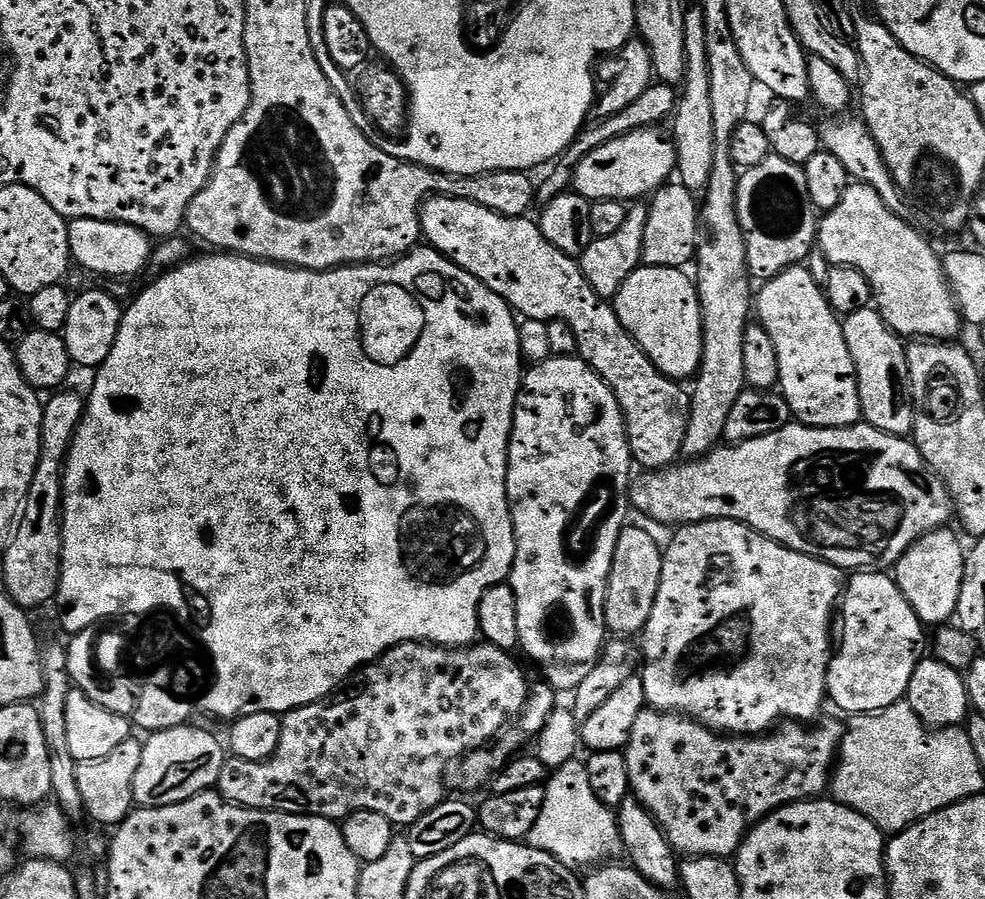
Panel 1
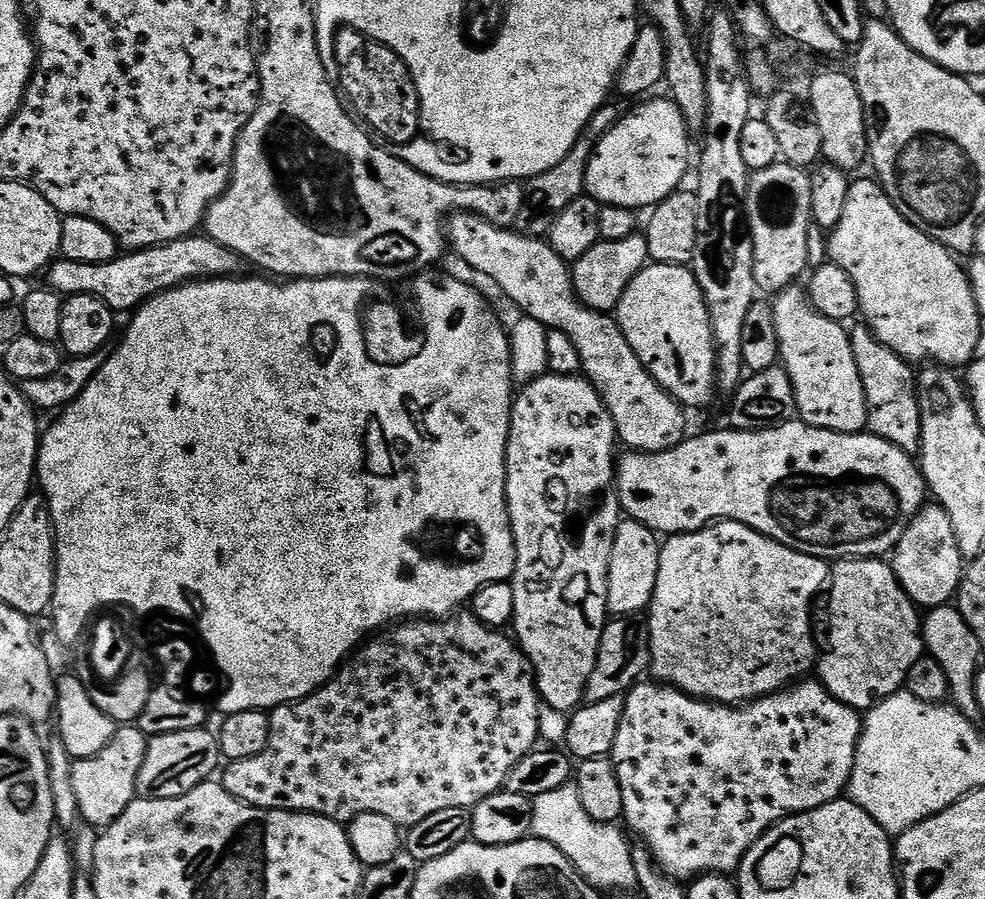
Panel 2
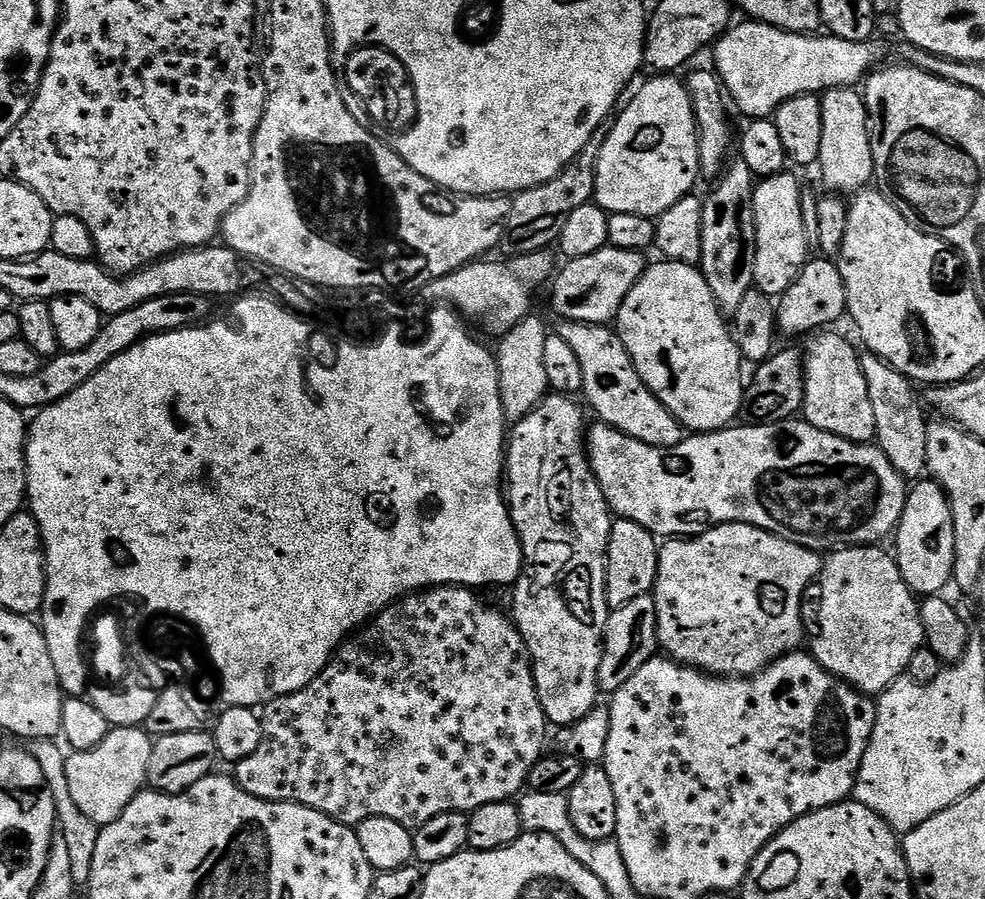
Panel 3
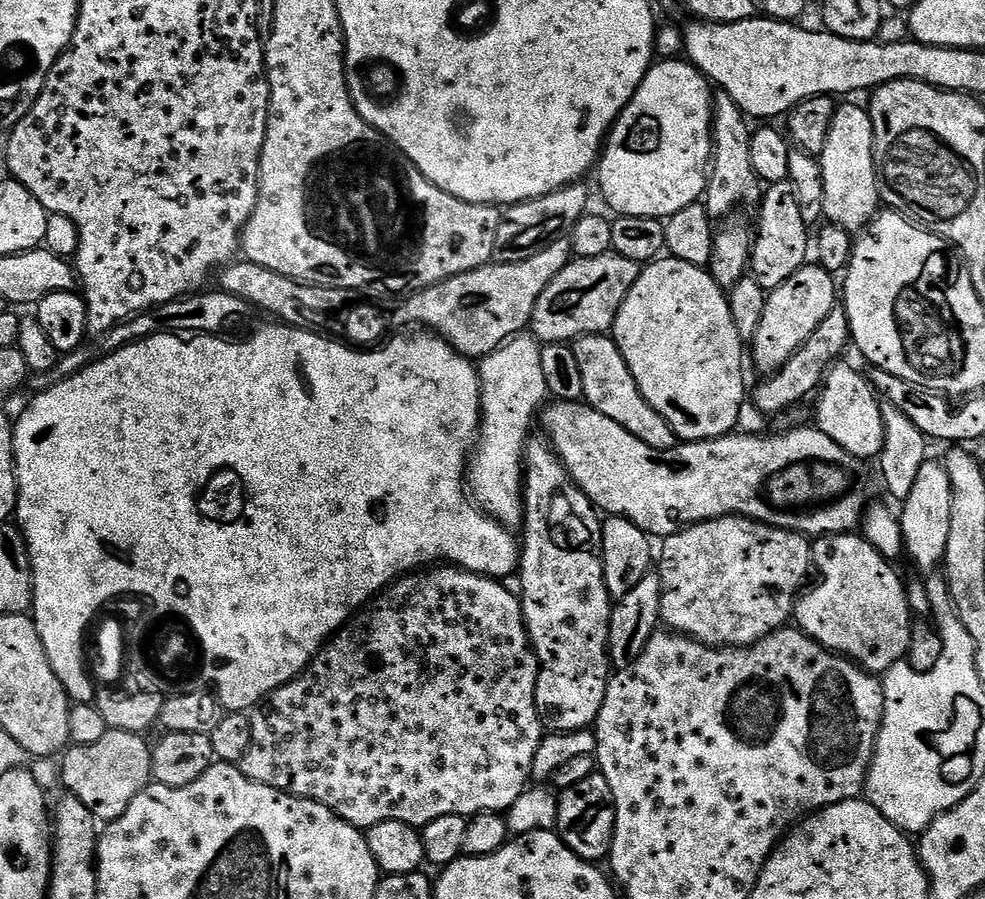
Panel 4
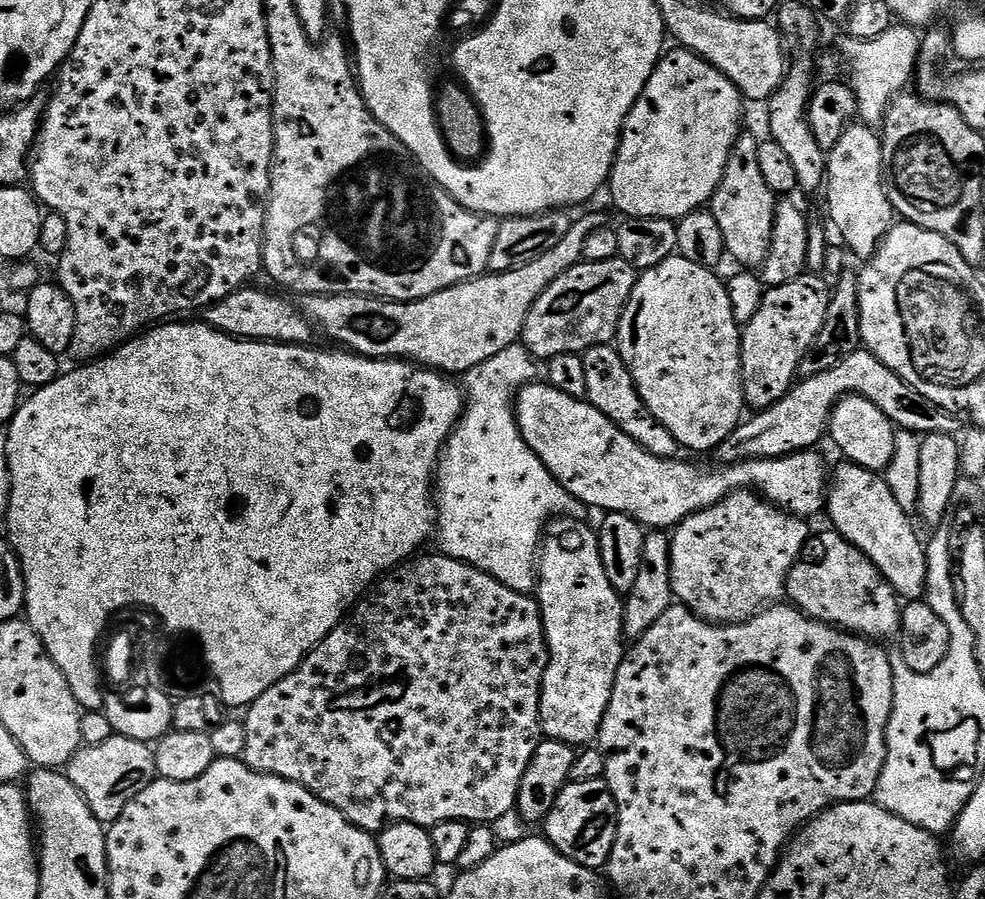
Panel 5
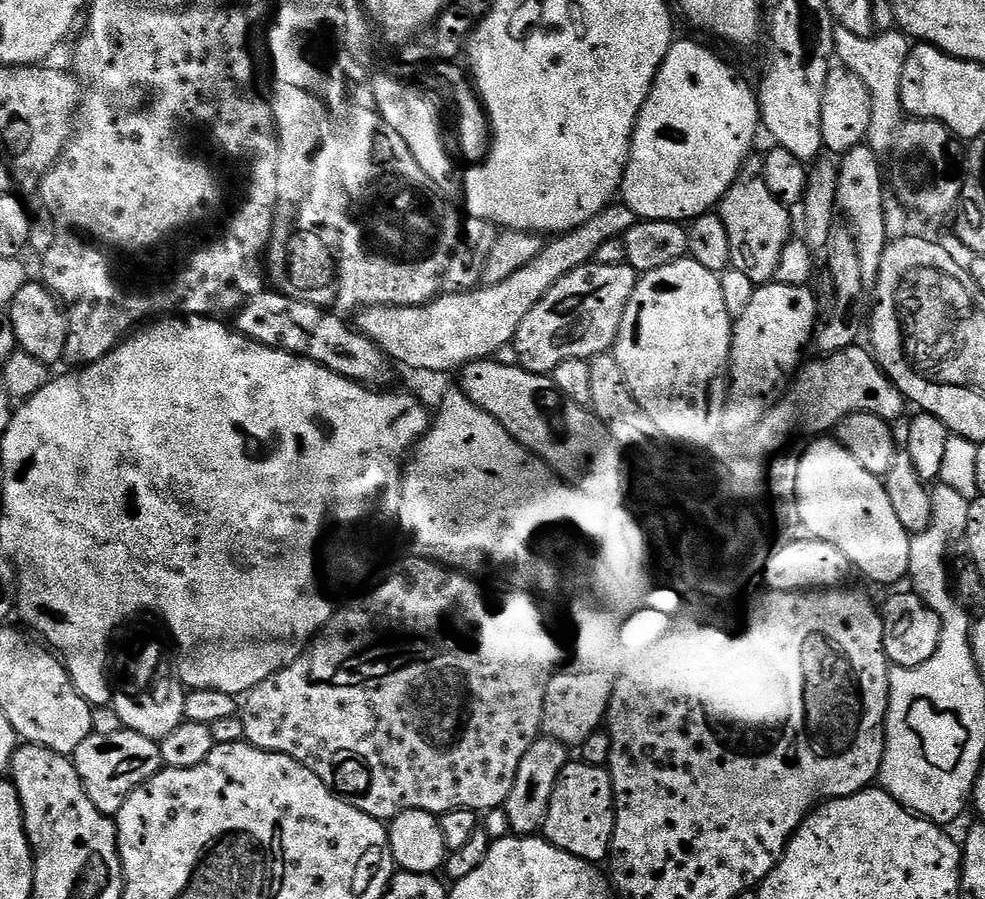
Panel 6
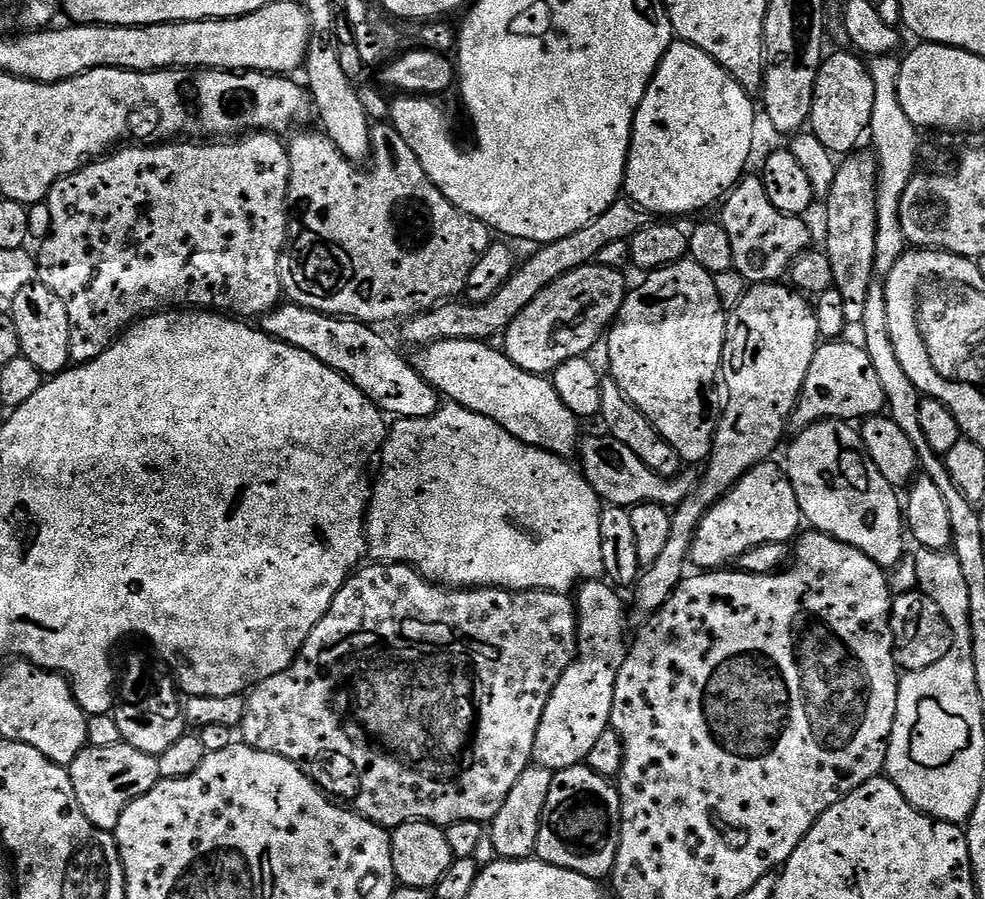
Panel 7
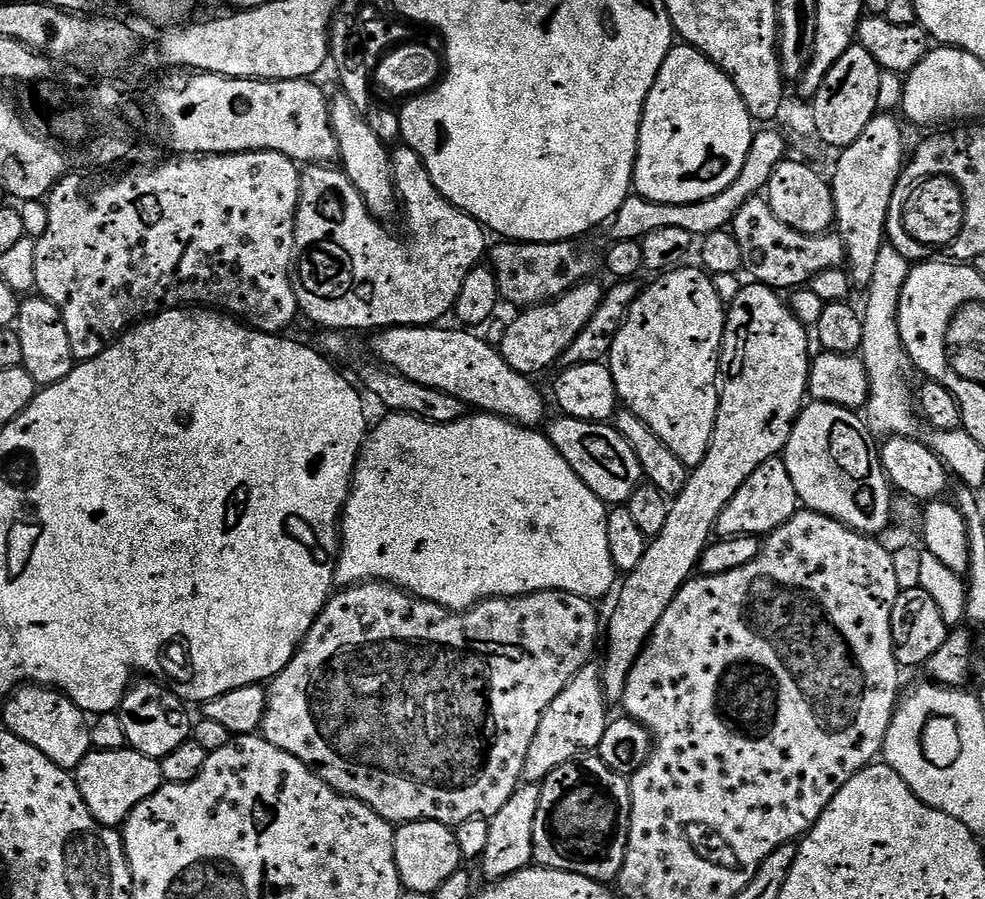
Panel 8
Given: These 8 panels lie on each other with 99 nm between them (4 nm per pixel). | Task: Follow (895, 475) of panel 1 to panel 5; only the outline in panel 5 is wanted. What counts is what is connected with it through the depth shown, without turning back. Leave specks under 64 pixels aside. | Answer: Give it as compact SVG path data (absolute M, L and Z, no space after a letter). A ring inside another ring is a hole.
M525 383L514 397L516 425L522 438L538 454L546 470L563 486L568 493L589 509L601 508L601 513L617 512L635 520L648 530L672 530L681 524L687 516L714 506L731 492L751 490L764 497L769 504L793 516L813 518L825 511L826 493L830 487L830 472L824 469L824 460L819 451L791 452L788 456L779 456L773 460L741 460L739 464L726 464L716 468L699 468L696 464L687 464L683 458L663 460L638 446L634 438L622 434L606 414L588 403L587 399L575 400L570 394L562 394L552 384Z

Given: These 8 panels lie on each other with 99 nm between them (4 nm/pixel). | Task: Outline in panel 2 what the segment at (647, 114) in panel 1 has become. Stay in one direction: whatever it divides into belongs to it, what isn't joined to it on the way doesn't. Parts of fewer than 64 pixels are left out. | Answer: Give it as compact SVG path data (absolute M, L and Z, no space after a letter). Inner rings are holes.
M605 103L603 108L599 108L594 113L590 122L582 130L578 142L574 142L570 154L566 154L566 158L562 158L562 162L558 162L558 166L538 174L533 180L524 184L524 201L522 210L518 210L518 218L514 225L515 231L524 236L547 237L554 222L558 222L558 214L562 214L562 210L566 210L566 206L570 206L570 202L585 195L586 166L590 162L592 151L598 146L601 138L626 114L625 109L620 109L618 105L612 103Z

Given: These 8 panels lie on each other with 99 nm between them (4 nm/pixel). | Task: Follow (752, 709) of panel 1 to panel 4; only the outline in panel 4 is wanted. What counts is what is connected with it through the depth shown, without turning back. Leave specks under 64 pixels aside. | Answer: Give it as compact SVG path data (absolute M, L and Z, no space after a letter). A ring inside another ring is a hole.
M723 516L717 520L694 524L691 528L682 528L679 532L667 537L663 544L664 549L661 552L659 549L658 552L660 619L671 631L679 632L681 636L690 636L693 640L698 640L701 644L709 646L747 648L749 644L756 644L759 640L766 639L771 632L785 627L793 619L797 599L805 587L804 579L808 576L808 568L810 572L813 567L812 546L809 537L801 536L799 532L788 532L784 528L775 528L769 524L760 524L757 520L745 520L742 516Z

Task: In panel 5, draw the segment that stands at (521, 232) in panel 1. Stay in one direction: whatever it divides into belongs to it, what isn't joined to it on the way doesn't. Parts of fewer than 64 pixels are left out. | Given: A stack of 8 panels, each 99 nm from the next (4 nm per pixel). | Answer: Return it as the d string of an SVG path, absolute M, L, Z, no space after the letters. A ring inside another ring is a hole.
M611 343L595 344L582 355L586 368L588 403L594 405L602 414L606 414L606 418L610 418L610 422L614 422L614 426L618 426L618 430L622 430L622 434L634 438L634 442L638 442L638 446L642 446L642 450L663 460L677 459L678 453L681 451L680 443L676 441L674 434L670 434L670 430L666 430L666 426L662 426L662 422L658 422L658 418L654 418L654 414L650 414L646 402L642 402L630 370L626 366L626 362L622 362L620 351Z

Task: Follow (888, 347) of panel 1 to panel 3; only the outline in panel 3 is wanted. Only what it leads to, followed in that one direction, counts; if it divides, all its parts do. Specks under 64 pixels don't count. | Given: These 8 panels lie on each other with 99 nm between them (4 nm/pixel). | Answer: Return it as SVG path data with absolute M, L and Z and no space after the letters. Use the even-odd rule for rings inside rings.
M871 354L860 356L862 374L866 378L866 390L870 390L870 406L874 406L876 419L875 443L890 458L890 466L898 470L898 474L915 482L925 475L928 466L926 454L926 434L929 421L924 420L925 405L921 397L916 396L913 381L894 370L885 360Z

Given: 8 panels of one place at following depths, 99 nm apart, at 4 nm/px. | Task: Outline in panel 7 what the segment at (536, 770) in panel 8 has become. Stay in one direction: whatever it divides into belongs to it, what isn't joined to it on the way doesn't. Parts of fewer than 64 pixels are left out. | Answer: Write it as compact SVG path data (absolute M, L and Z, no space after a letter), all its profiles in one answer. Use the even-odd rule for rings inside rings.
M603 579L581 583L579 592L580 597L577 595L574 600L580 622L576 657L566 670L566 674L562 674L558 686L554 686L550 702L546 702L546 710L542 714L542 722L538 722L538 734L534 738L532 751L533 761L544 768L549 768L553 774L575 764L585 763L590 750L594 750L594 742L598 742L598 738L602 738L602 734L609 731L614 706L614 686L618 682L618 670L622 670L622 662L626 655L624 604L620 601L621 593Z

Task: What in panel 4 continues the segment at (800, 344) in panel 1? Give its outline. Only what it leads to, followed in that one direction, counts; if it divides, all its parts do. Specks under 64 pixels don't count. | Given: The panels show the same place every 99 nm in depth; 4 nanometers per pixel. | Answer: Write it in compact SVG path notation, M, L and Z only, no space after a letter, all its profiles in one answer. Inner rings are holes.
M837 362L828 369L828 375L818 392L820 401L816 404L814 424L822 430L822 434L826 434L826 438L834 438L834 442L838 442L838 446L842 446L846 454L872 462L879 457L886 438L882 422L882 404L869 377L855 372L850 365L844 363Z

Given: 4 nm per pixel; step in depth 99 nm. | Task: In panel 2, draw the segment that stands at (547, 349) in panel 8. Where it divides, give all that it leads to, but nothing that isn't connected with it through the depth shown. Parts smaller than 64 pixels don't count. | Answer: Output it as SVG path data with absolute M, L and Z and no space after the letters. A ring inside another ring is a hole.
M637 234L621 240L601 240L571 265L572 281L586 307L593 308L595 312L611 313L618 306L622 294L626 294L626 286L630 286L630 282L634 282L634 278L649 263L647 235Z

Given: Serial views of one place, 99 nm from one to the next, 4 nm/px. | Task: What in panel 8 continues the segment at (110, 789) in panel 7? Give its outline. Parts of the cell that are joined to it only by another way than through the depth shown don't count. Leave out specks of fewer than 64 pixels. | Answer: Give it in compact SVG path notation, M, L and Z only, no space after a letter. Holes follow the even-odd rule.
M119 748L109 752L93 750L89 752L86 758L82 758L80 765L74 769L76 785L90 810L90 814L99 822L105 824L108 828L119 829L127 820L128 816L146 798L153 796L164 784L164 775L160 769L160 761L151 760L146 754L134 752L131 748Z

